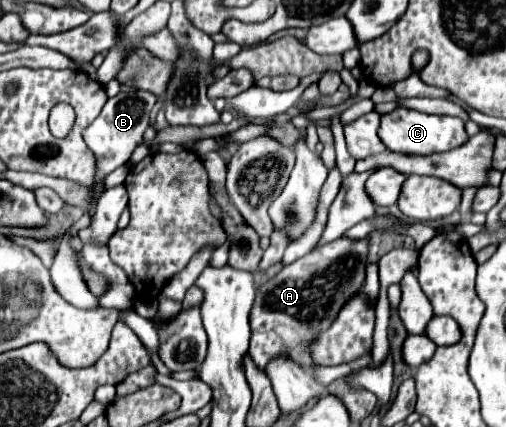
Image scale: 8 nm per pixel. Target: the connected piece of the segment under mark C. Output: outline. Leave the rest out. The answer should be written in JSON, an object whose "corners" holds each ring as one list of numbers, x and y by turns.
{"corners":[[395,109,387,115,381,115,379,137,389,151,403,151,403,155,433,155,455,149,463,145,469,135,465,131,465,123,459,117,449,115,429,115,411,109]]}

